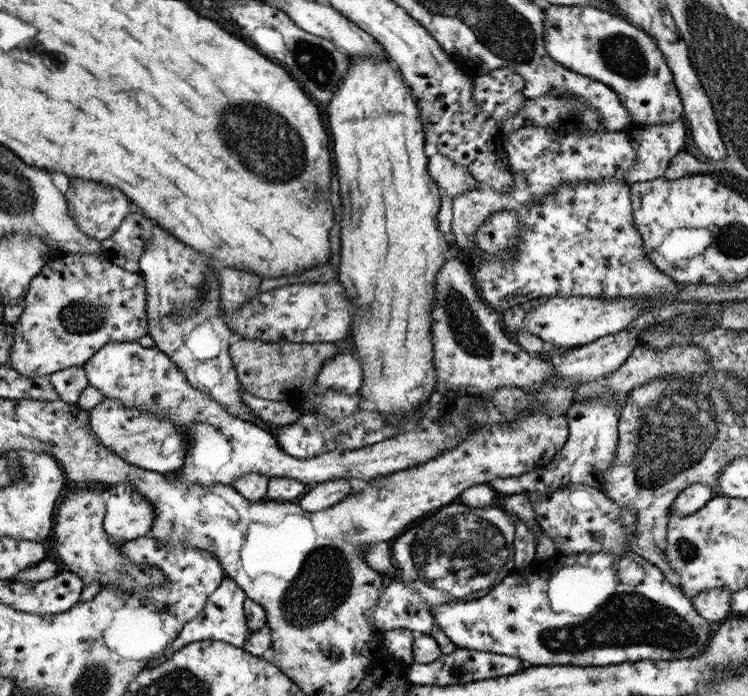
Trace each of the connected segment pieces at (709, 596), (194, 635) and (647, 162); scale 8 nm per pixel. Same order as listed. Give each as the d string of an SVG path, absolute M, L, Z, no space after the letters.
M711 589L700 592L696 598L692 598L692 607L696 613L708 622L722 622L732 615L730 603L732 603L732 591L728 589Z
M225 576L218 589L208 598L206 605L200 611L200 615L190 620L173 640L172 644L166 648L166 651L160 657L150 660L147 666L150 668L156 667L185 645L199 640L219 640L235 648L244 648L244 644L248 644L247 640L254 634L248 631L248 623L246 623L246 618L248 618L246 617L244 605L246 599L248 597L246 597L246 593L242 591L242 588Z
M683 117L666 125L646 125L632 122L626 128L626 135L637 154L637 161L634 163L634 167L630 167L626 173L627 183L649 182L661 178L671 160L684 149L687 129L688 125Z

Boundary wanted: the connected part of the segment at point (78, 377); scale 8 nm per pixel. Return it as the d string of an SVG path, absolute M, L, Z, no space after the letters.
M83 366L66 368L63 371L49 374L50 385L54 387L60 401L70 403L78 402L78 397L84 388L88 388L88 379Z

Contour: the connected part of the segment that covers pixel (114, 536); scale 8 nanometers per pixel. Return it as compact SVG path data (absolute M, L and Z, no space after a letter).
M118 484L106 492L104 527L111 540L125 542L144 537L152 528L155 506L133 486Z

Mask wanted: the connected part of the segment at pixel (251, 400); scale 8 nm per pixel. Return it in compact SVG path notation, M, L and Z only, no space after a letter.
M241 389L240 392L247 406L262 420L271 423L272 426L294 423L303 413L292 406L288 399L284 401L266 400L246 393L244 389Z

